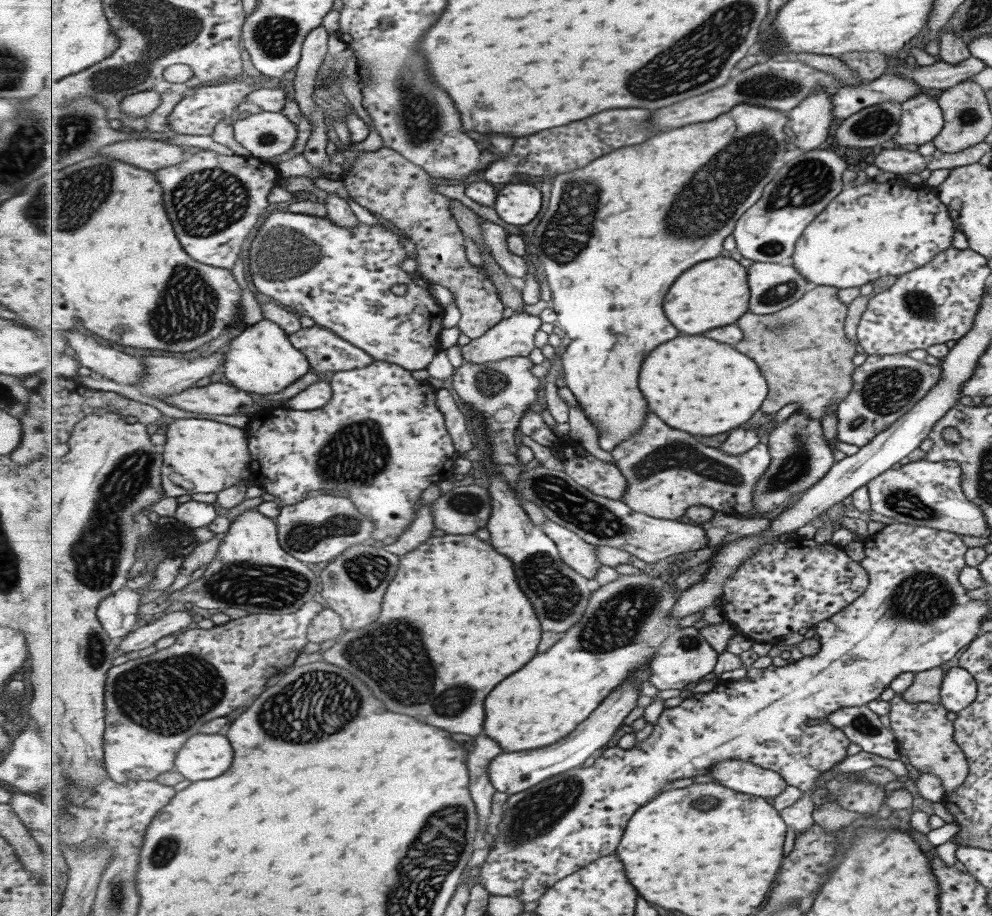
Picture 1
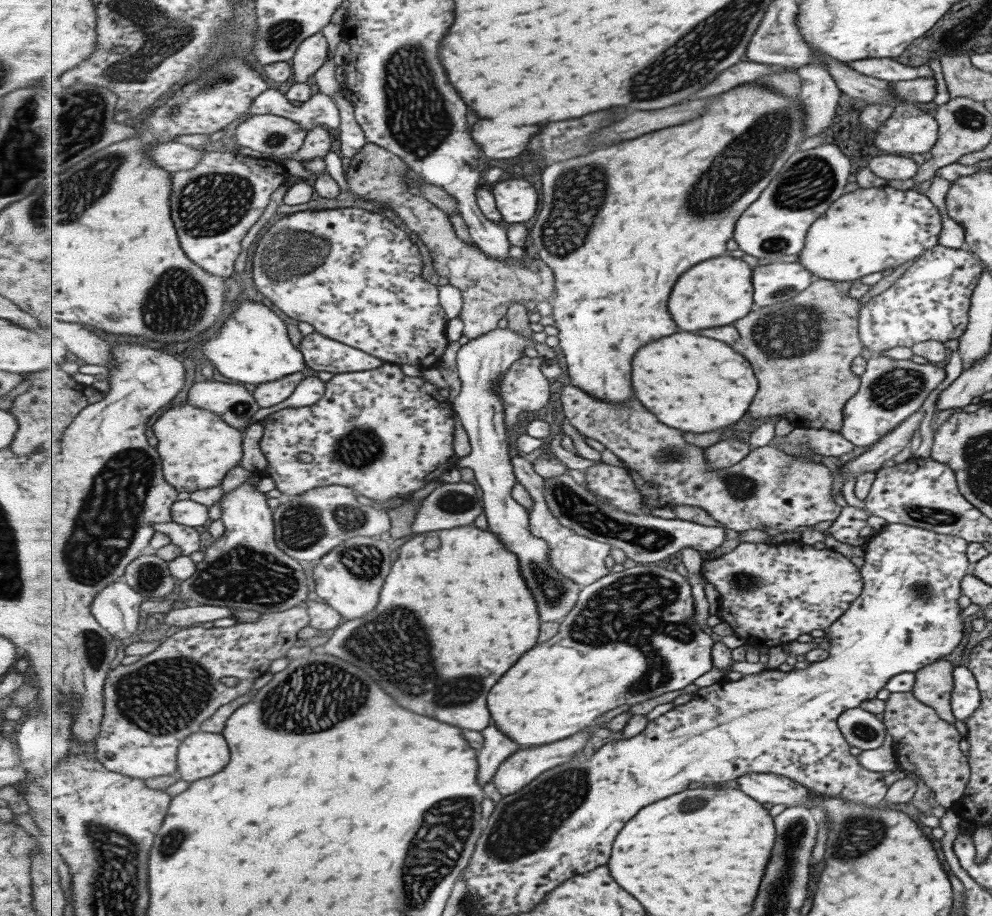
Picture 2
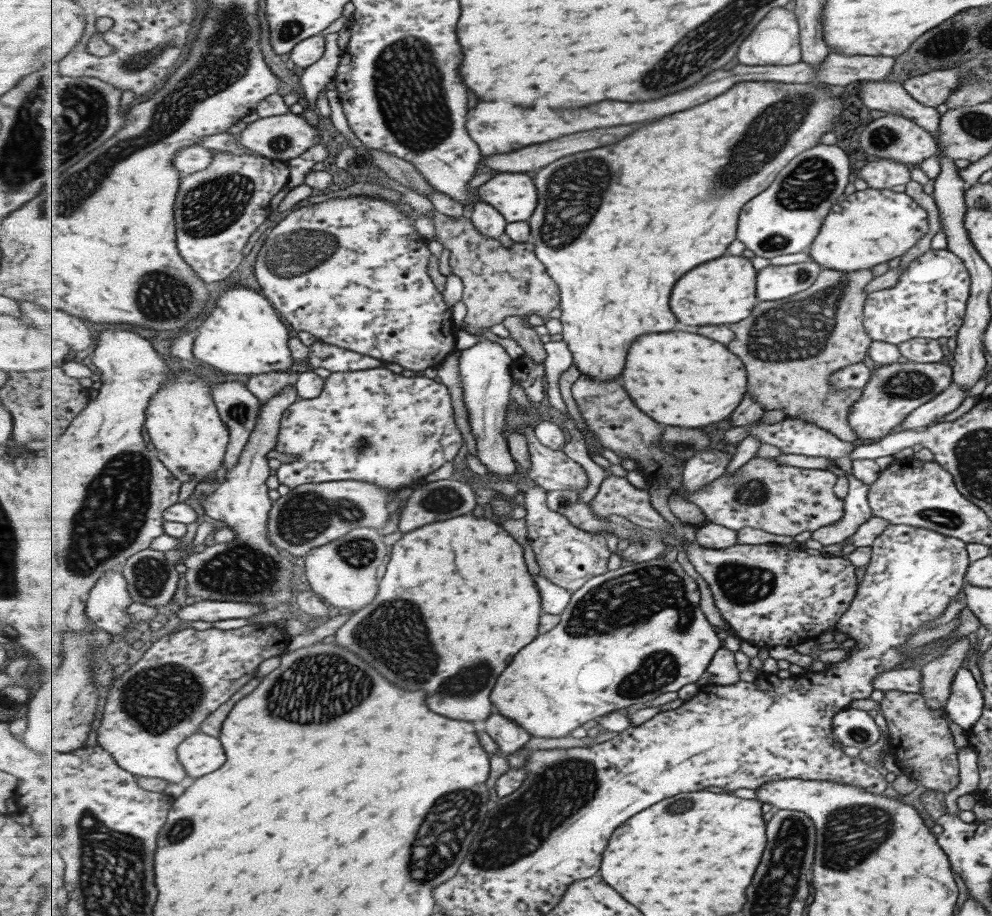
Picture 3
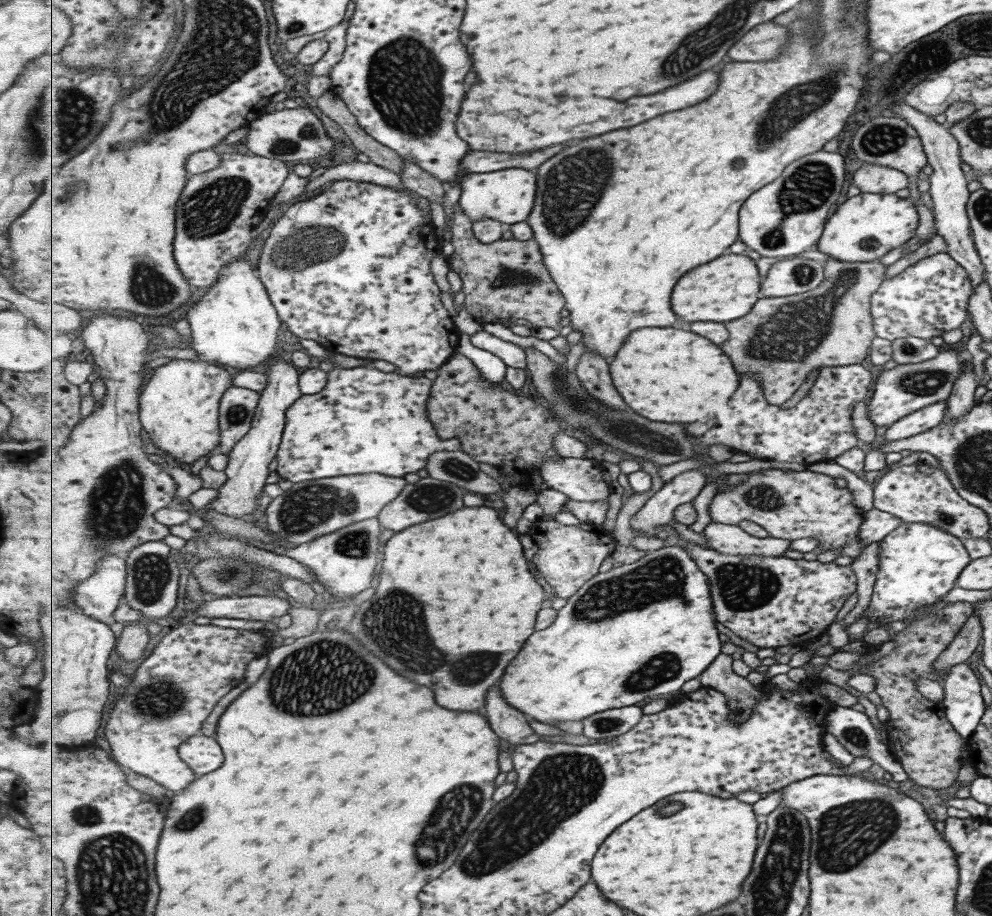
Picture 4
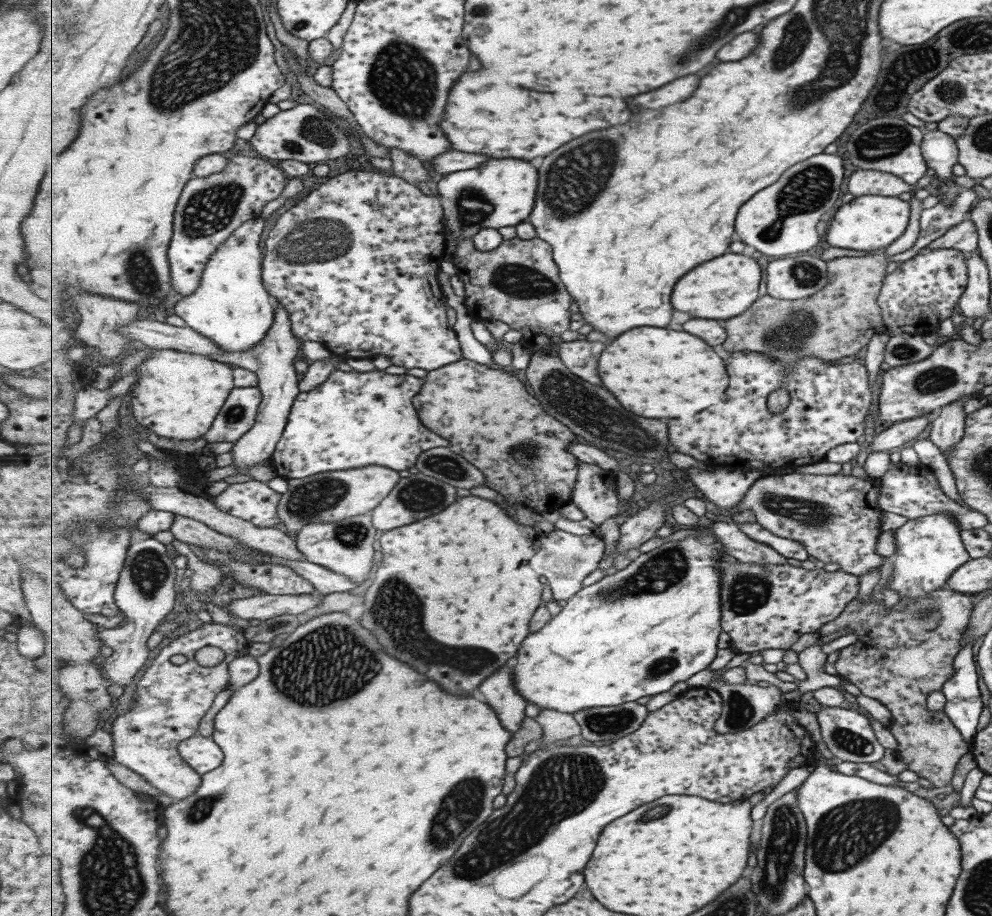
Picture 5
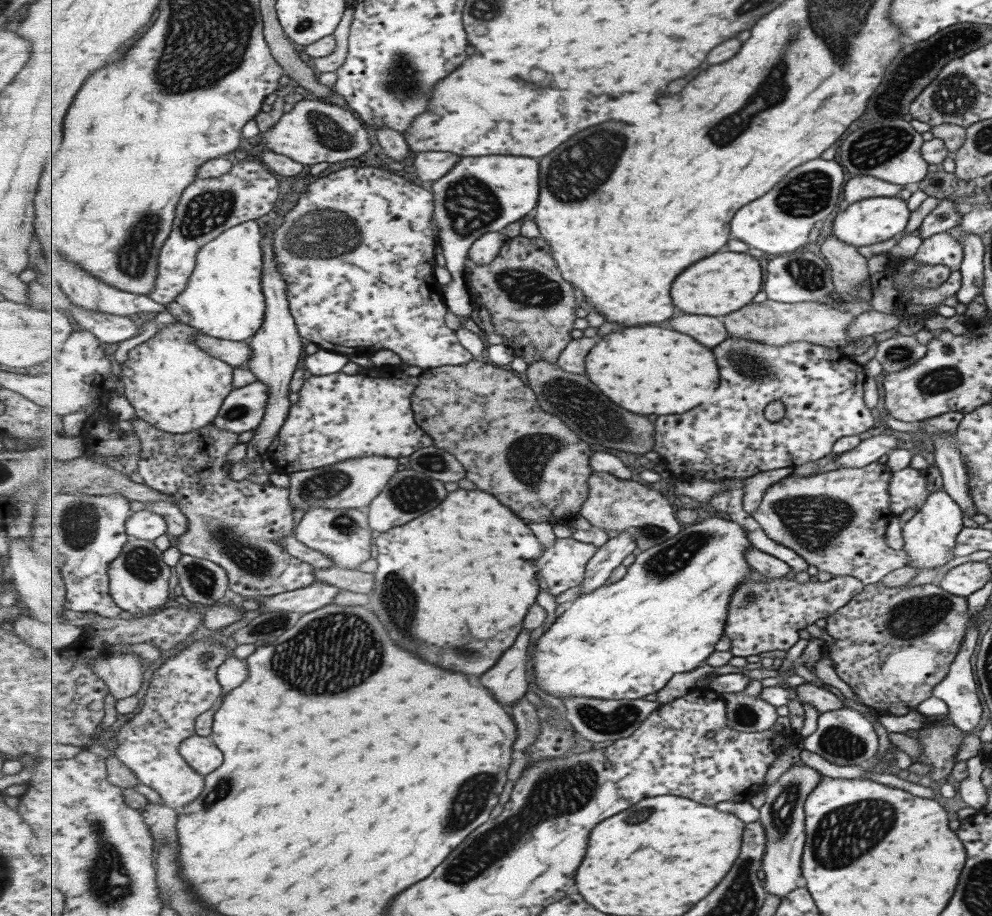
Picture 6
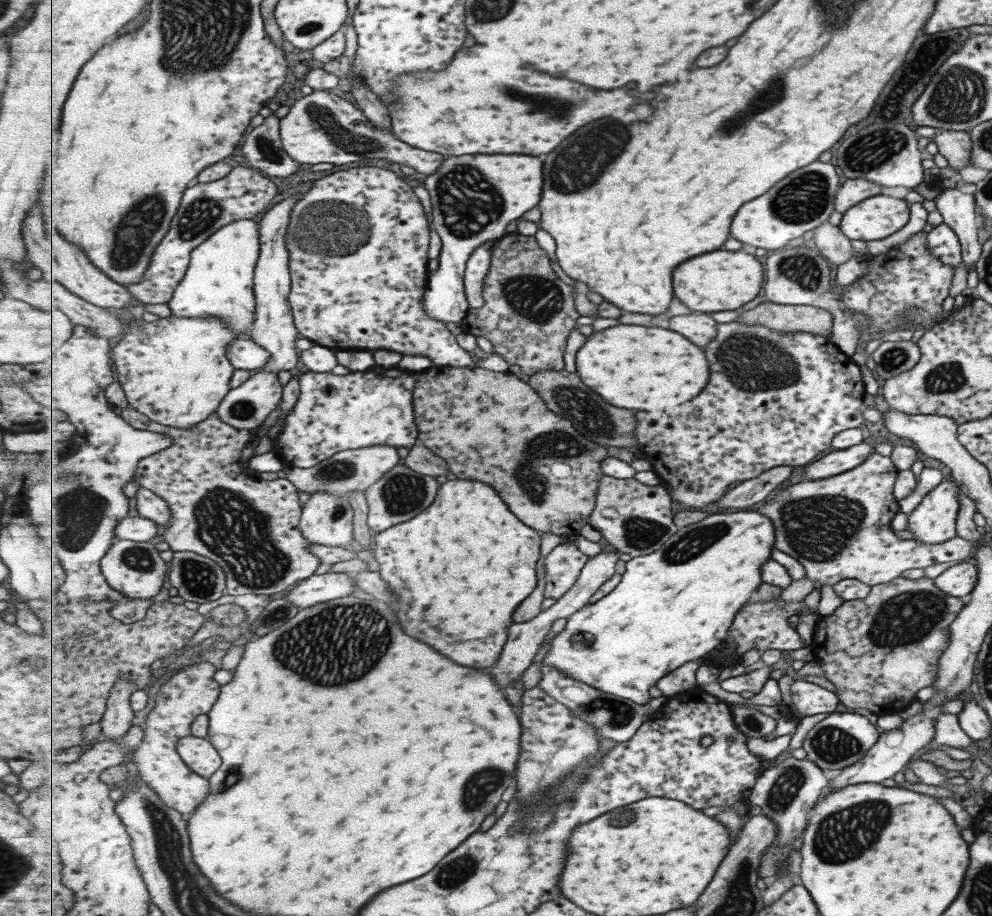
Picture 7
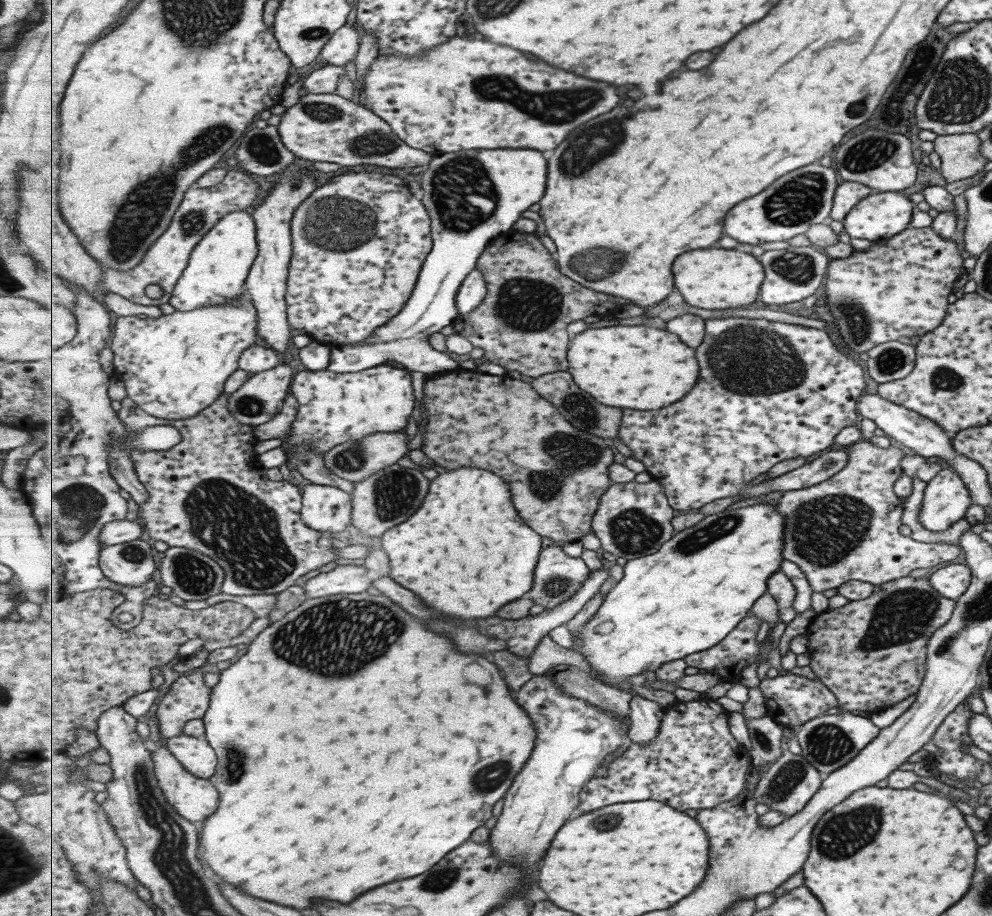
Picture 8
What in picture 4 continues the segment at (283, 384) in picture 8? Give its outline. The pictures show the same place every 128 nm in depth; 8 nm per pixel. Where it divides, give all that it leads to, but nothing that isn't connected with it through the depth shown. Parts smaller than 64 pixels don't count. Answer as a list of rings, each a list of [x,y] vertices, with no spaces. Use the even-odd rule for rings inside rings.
[[[233,385],[224,394],[220,408],[220,452],[229,455],[233,447],[252,430],[262,394]]]

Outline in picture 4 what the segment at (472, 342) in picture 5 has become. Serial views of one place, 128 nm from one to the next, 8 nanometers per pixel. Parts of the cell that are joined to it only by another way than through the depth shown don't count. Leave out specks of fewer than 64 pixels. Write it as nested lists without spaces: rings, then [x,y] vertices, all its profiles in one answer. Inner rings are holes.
[[[461,334],[458,352],[468,356],[473,364],[477,365],[484,379],[494,385],[506,385],[505,376],[507,376],[508,364],[500,356],[475,346],[469,337],[472,336]]]

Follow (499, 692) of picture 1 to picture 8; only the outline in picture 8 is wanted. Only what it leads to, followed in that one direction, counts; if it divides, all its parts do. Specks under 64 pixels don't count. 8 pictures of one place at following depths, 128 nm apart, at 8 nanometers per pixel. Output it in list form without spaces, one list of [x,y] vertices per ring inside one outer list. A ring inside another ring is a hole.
[[[765,502],[706,516],[693,528],[676,532],[655,554],[627,561],[623,566],[623,578],[609,590],[595,616],[579,633],[570,634],[572,650],[585,655],[590,665],[598,670],[597,680],[633,694],[628,731],[631,742],[649,744],[655,740],[668,710],[667,706],[637,695],[631,678],[647,670],[657,672],[672,660],[709,651],[736,631],[747,619],[749,610],[768,591],[769,579],[782,570],[785,529],[785,515]]]

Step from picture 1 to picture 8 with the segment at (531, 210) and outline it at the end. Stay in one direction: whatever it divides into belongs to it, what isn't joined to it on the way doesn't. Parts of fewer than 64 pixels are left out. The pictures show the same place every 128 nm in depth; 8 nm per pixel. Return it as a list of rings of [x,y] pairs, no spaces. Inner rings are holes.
[[[525,148],[465,150],[435,156],[419,184],[424,195],[422,201],[432,216],[434,245],[425,259],[412,298],[405,303],[404,310],[387,326],[377,330],[371,339],[332,346],[332,362],[327,369],[347,375],[395,363],[411,372],[422,372],[431,377],[460,368],[451,356],[432,345],[430,336],[452,325],[460,316],[457,295],[465,278],[478,268],[485,249],[501,233],[513,230],[525,210],[541,203],[547,190],[547,172],[549,164],[547,158],[543,158],[543,152]],[[473,194],[477,194],[477,202]],[[479,206],[481,210],[475,210]],[[487,206],[491,208],[487,210]]]

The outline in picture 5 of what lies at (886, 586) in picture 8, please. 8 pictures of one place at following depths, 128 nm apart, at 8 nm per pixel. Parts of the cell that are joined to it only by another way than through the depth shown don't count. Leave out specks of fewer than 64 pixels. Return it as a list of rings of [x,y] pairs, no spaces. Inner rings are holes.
[[[947,588],[932,590],[927,595],[916,596],[916,599],[899,598],[889,610],[885,609],[881,596],[875,599],[871,593],[866,603],[855,598],[847,602],[839,615],[822,625],[818,633],[823,637],[845,629],[848,634],[857,637],[855,644],[838,650],[839,655],[832,665],[836,672],[857,687],[863,696],[877,700],[889,710],[891,720],[889,728],[897,740],[896,755],[901,757],[907,769],[928,780],[933,787],[945,786],[950,782],[957,760],[968,754],[971,746],[965,742],[943,710],[933,713],[925,708],[925,703],[927,695],[933,691],[940,691],[945,680],[953,674],[952,662],[959,651],[959,641],[965,632],[973,607],[973,598],[969,595]]]

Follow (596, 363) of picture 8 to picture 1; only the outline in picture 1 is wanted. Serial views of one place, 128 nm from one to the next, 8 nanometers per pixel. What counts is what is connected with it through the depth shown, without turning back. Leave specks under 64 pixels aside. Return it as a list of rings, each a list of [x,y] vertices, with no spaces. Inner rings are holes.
[[[679,336],[677,340],[669,340],[669,344],[657,348],[657,352],[651,352],[649,360],[645,360],[645,368],[641,368],[641,390],[649,396],[649,408],[657,412],[657,416],[667,424],[673,424],[673,428],[681,428],[697,436],[715,436],[729,432],[731,428],[739,428],[763,407],[761,404],[769,394],[767,380],[753,358],[741,354],[729,344],[721,344],[705,336]]]

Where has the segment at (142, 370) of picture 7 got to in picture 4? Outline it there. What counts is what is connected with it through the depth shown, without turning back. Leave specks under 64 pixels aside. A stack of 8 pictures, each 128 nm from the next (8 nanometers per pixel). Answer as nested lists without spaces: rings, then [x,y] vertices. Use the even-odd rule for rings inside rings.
[[[173,359],[157,367],[143,386],[139,397],[141,425],[152,442],[169,456],[182,463],[197,462],[208,452],[217,452],[215,446],[222,437],[221,401],[233,381],[229,370],[217,363]]]

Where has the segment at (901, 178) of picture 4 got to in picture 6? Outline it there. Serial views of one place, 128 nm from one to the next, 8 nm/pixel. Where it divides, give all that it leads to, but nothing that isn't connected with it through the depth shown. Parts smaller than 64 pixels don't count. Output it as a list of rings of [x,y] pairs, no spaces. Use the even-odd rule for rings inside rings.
[[[871,176],[850,177],[845,182],[845,202],[853,203],[877,196],[893,197],[896,192],[907,187],[909,186],[887,183]]]

